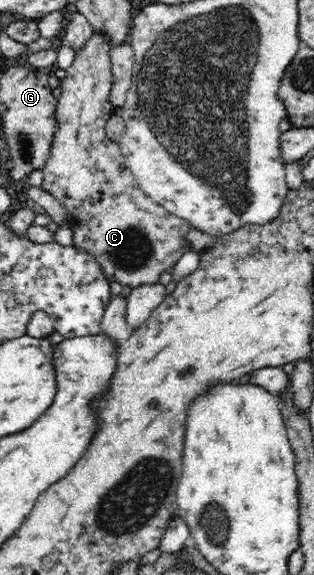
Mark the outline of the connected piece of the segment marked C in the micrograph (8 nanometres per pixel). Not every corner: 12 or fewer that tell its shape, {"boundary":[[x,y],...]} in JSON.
{"boundary":[[107,36],[62,73],[40,187],[106,280],[156,284],[191,224],[140,188],[105,126]]}

